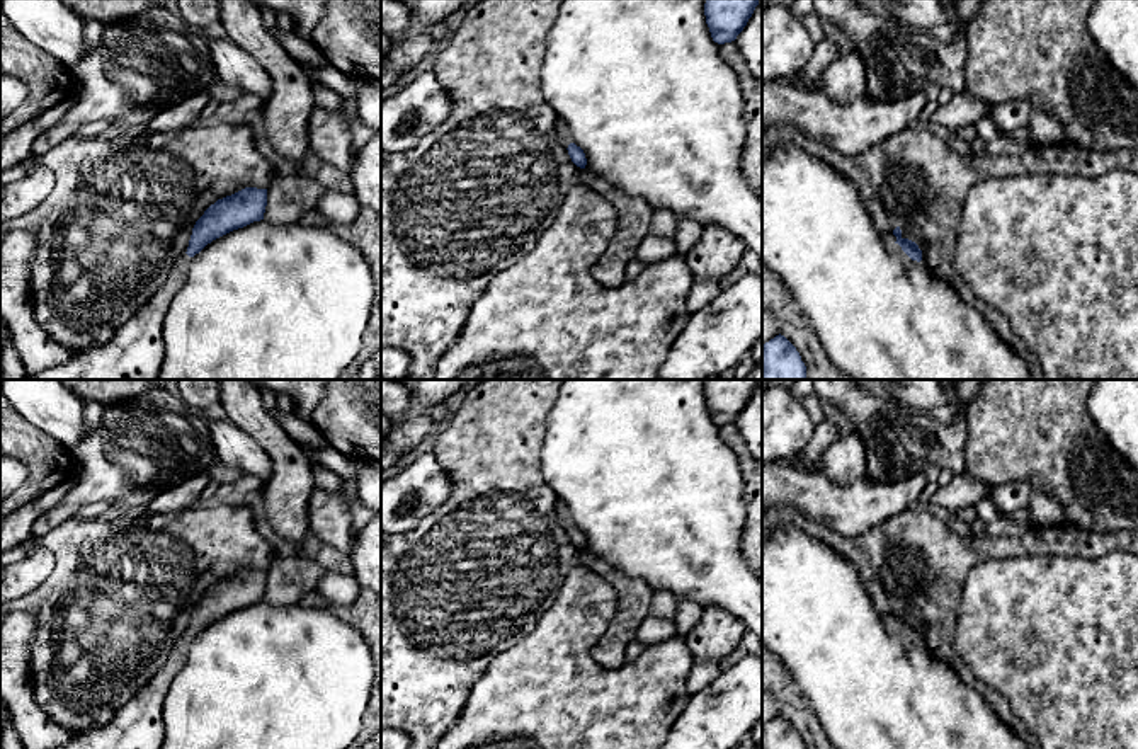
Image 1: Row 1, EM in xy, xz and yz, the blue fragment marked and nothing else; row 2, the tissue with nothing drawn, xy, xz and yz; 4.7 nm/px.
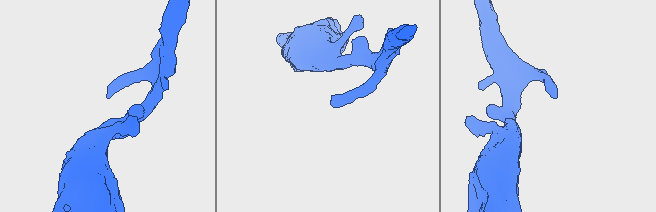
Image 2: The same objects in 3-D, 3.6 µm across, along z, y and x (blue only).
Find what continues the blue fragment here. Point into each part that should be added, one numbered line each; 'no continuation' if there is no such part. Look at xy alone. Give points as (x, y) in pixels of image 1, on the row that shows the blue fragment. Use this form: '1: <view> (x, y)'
1: xy (136, 349)

